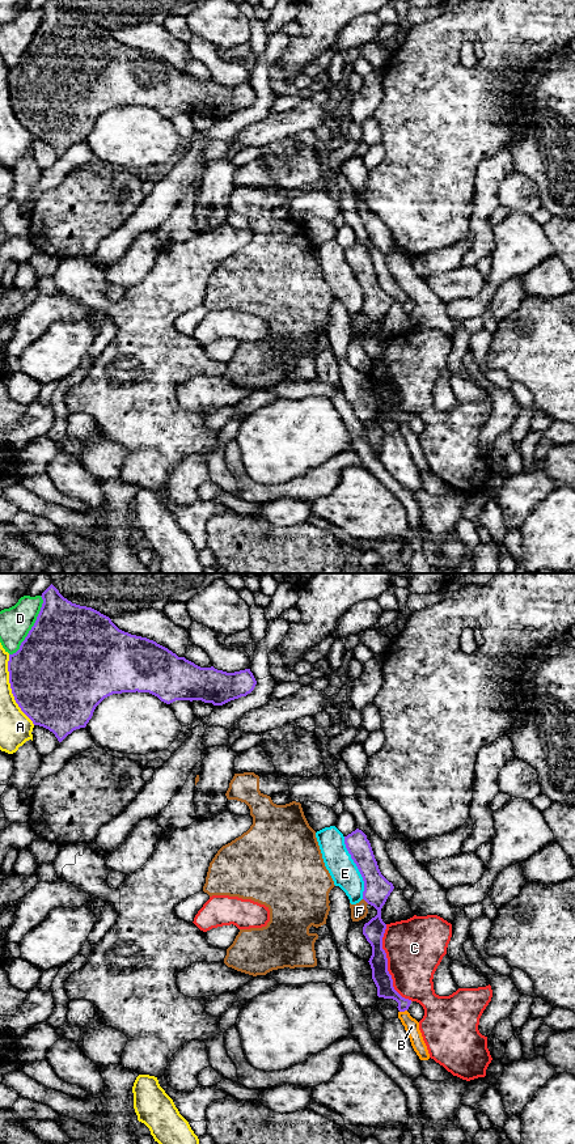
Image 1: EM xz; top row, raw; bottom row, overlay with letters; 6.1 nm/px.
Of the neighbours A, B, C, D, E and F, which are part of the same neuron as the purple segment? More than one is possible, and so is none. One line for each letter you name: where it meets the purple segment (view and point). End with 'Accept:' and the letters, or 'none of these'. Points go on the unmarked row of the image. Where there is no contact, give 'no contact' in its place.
B: meets purple in xz at (402, 424)
Accept: B

